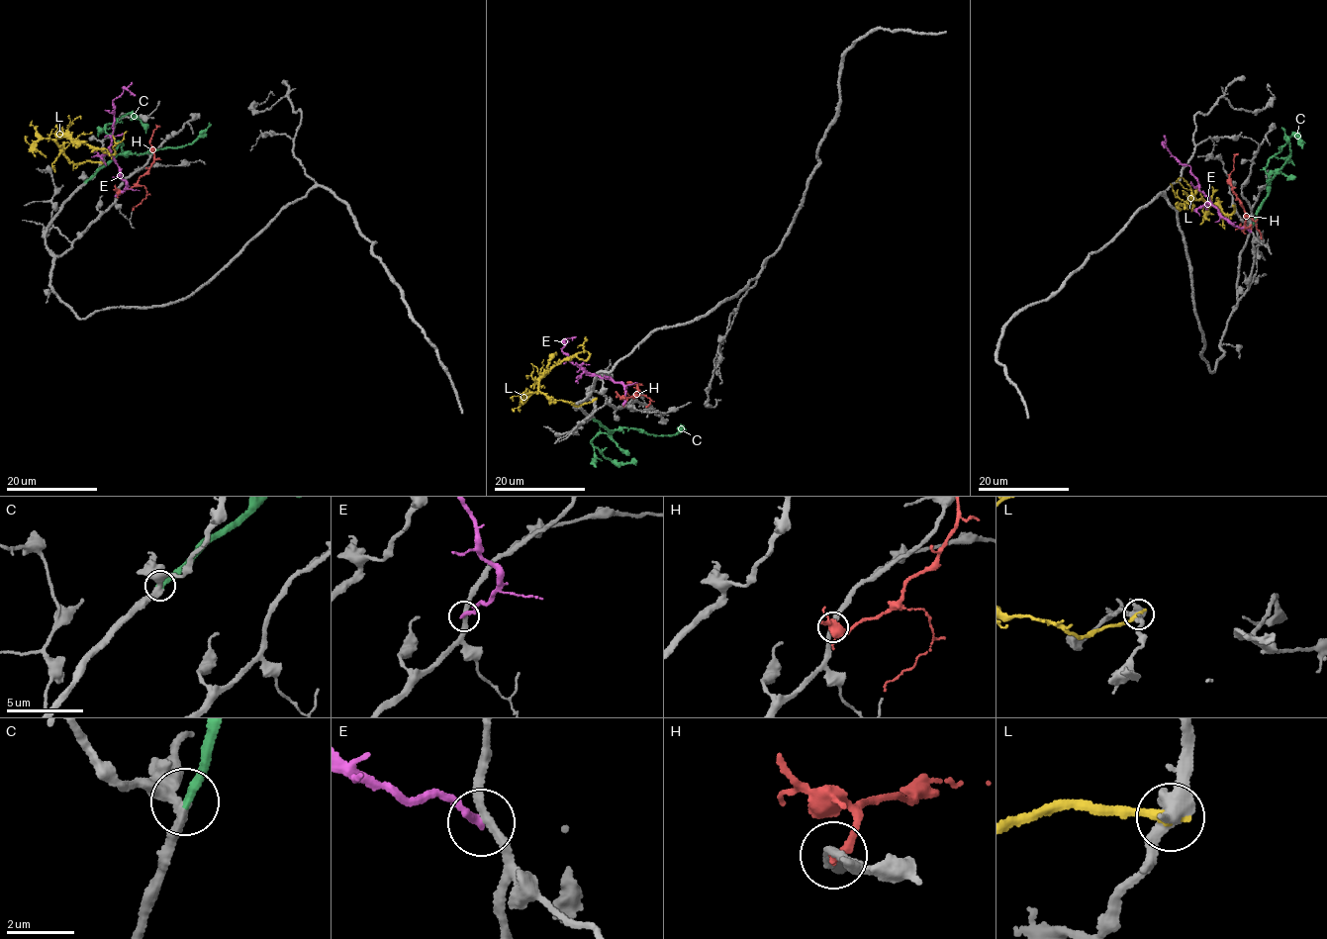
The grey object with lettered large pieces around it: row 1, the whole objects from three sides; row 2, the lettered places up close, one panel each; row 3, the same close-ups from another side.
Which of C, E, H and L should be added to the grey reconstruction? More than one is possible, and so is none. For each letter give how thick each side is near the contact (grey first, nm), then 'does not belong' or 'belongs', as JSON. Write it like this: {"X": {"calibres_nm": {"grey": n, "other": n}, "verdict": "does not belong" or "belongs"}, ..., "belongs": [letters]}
{"C": {"calibres_nm": {"grey": 380, "other": 280}, "verdict": "belongs"}, "E": {"calibres_nm": {"grey": 260, "other": 240}, "verdict": "does not belong"}, "H": {"calibres_nm": {"grey": 240, "other": 260}, "verdict": "does not belong"}, "L": {"calibres_nm": {"grey": 550, "other": 320}, "verdict": "does not belong"}, "belongs": ["C"]}

